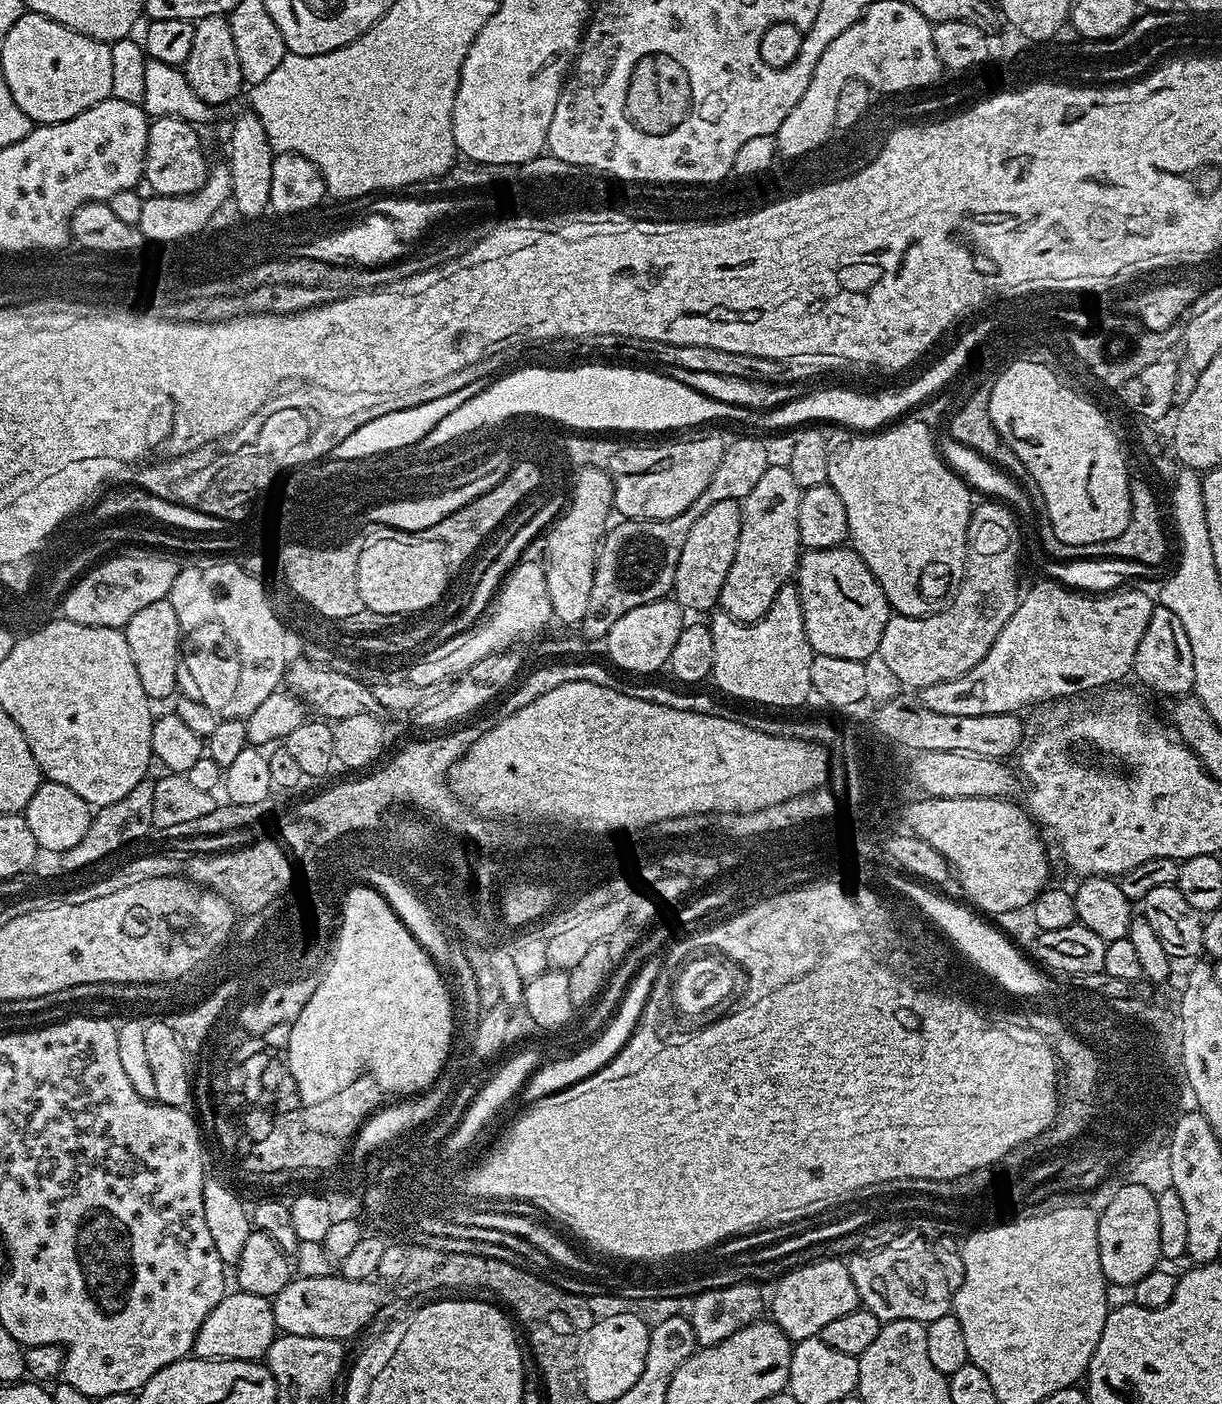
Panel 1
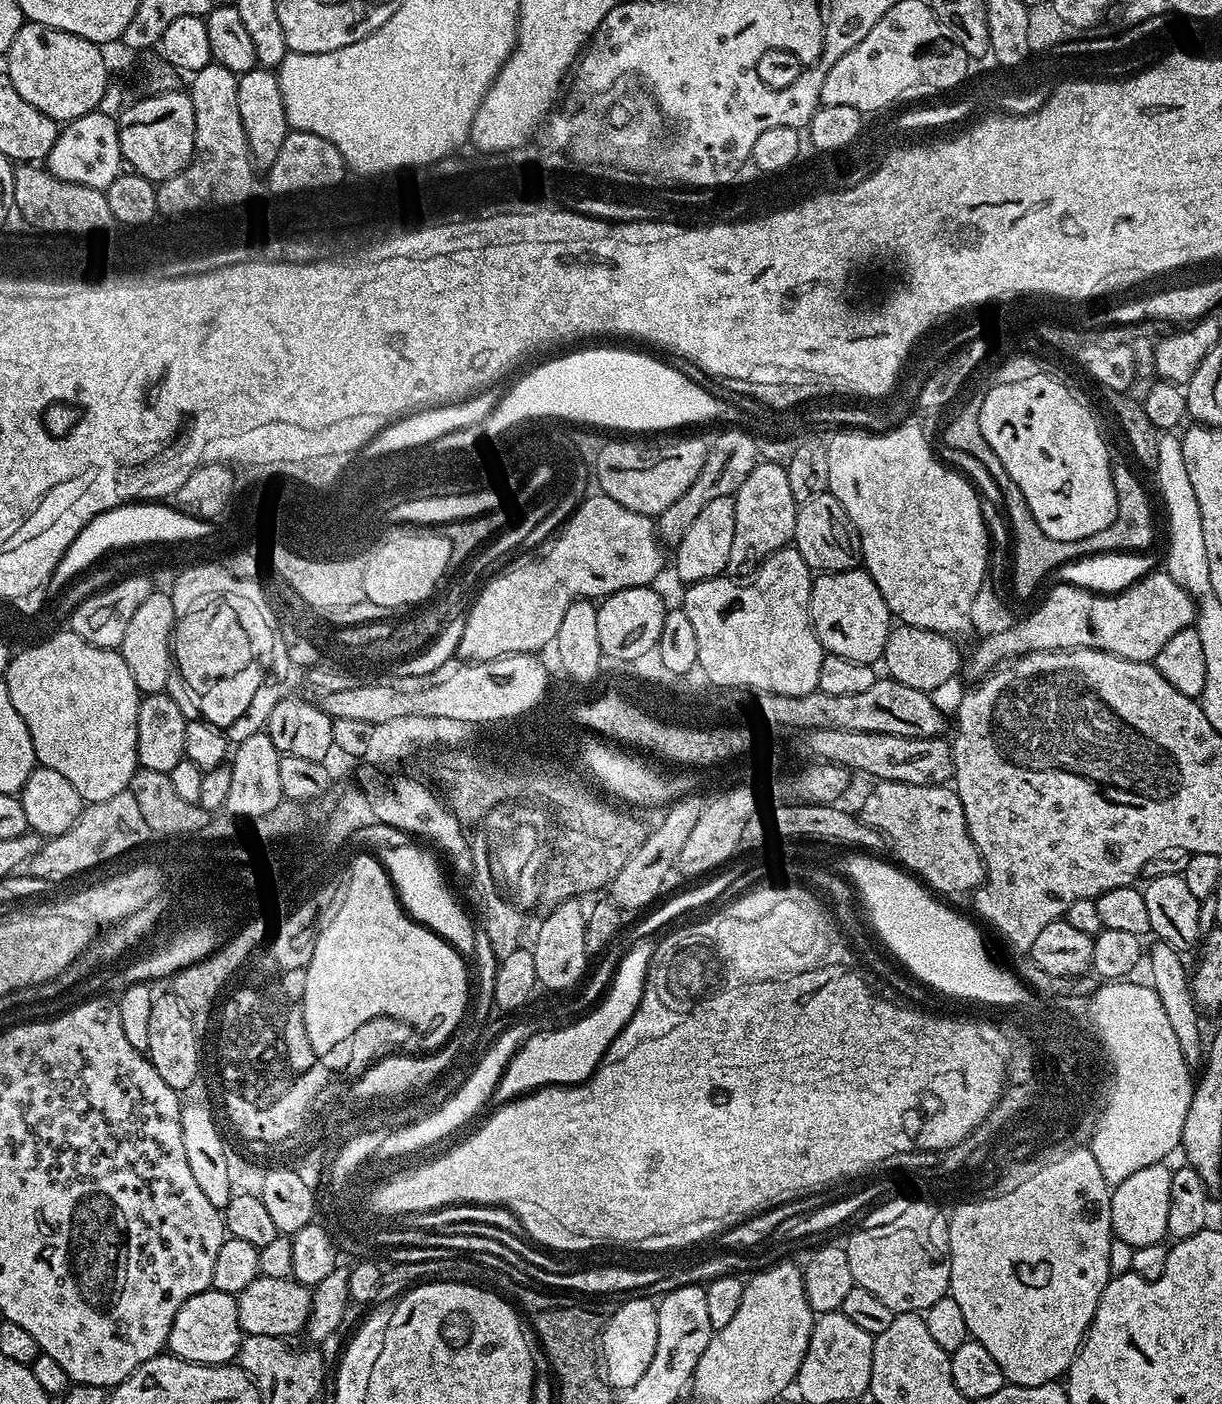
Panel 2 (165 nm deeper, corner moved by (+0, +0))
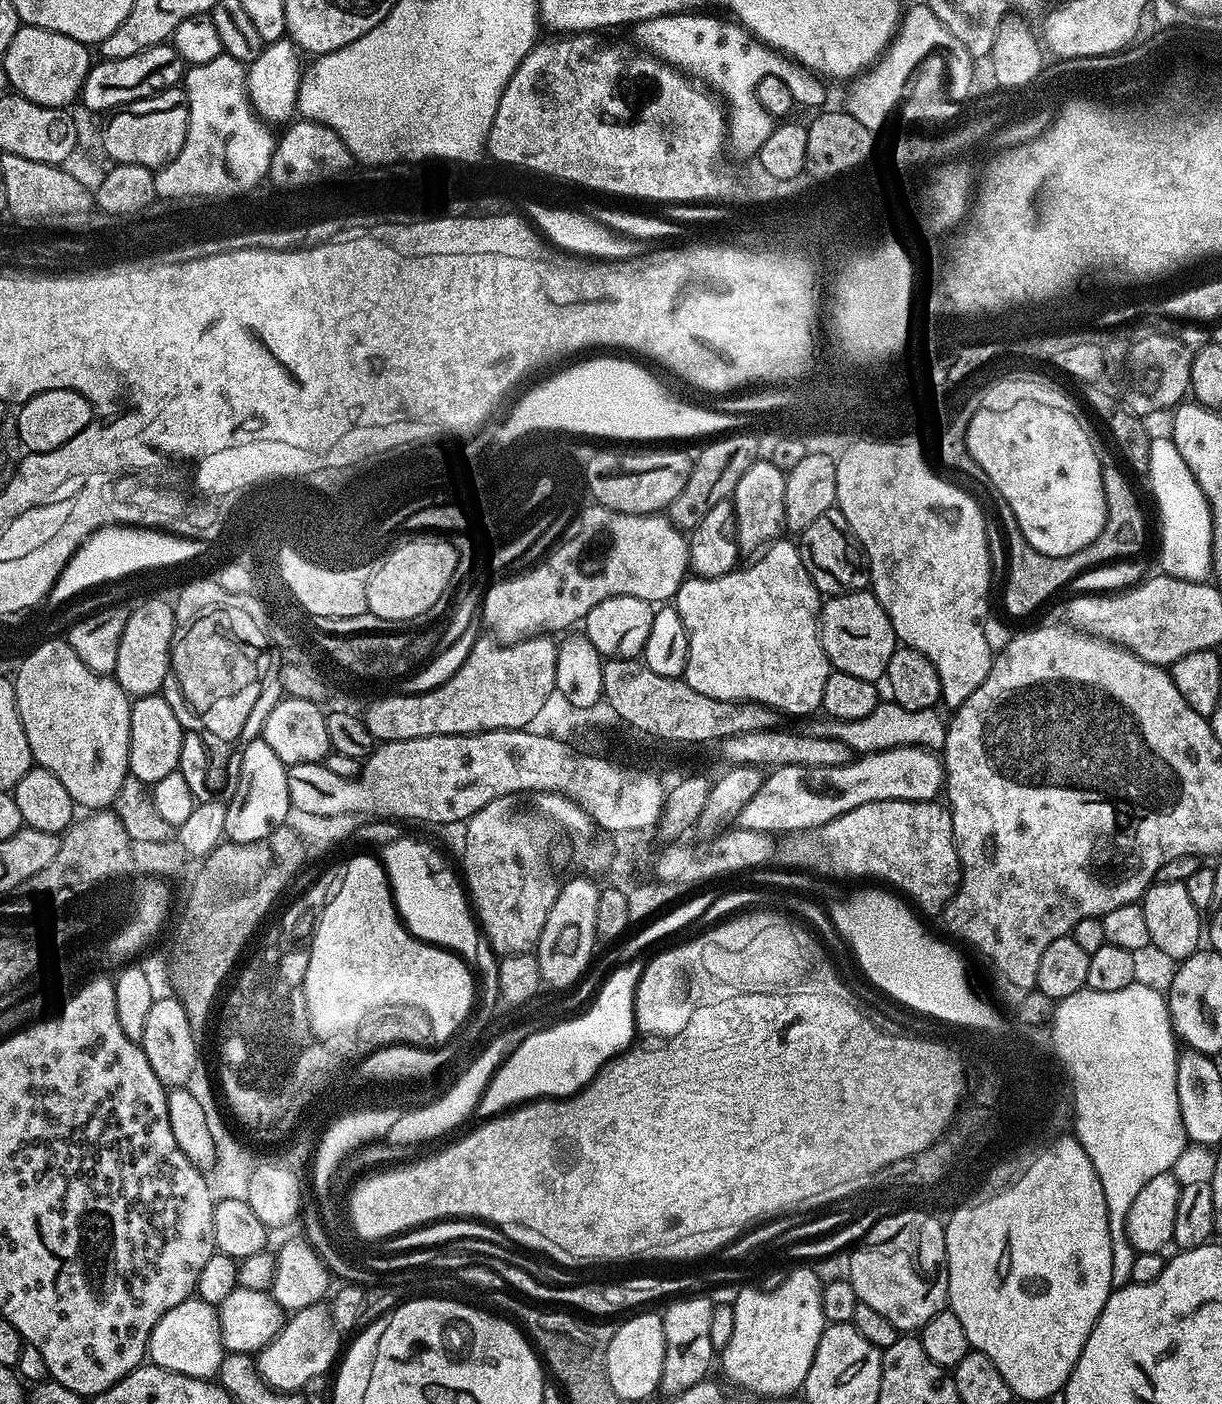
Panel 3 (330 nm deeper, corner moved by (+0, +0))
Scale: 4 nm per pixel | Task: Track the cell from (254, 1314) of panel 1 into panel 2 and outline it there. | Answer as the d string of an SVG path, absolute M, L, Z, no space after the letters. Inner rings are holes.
M209 1290L192 1296L178 1310L168 1335L167 1351L191 1364L224 1366L237 1359L242 1341L238 1300L230 1293Z

